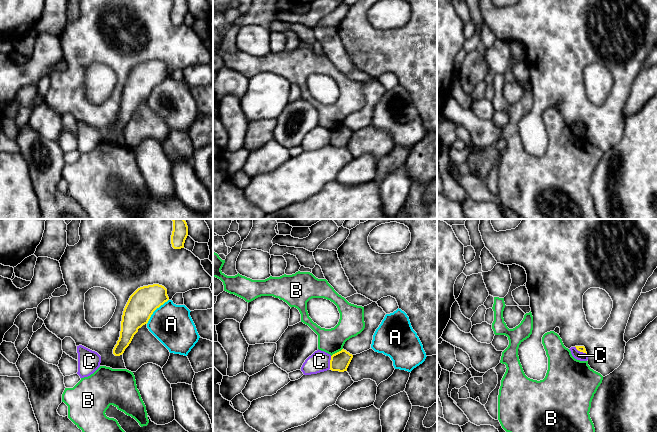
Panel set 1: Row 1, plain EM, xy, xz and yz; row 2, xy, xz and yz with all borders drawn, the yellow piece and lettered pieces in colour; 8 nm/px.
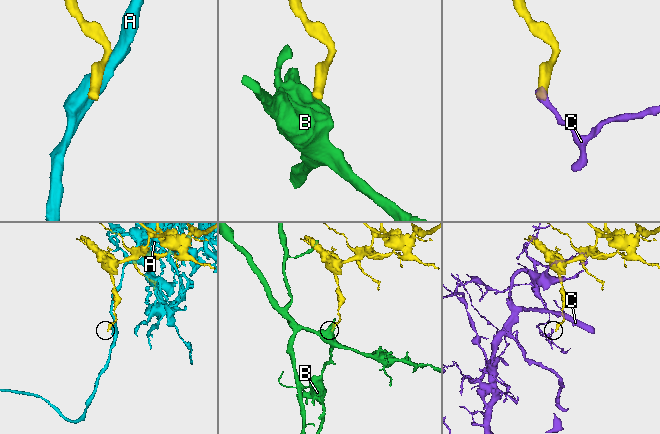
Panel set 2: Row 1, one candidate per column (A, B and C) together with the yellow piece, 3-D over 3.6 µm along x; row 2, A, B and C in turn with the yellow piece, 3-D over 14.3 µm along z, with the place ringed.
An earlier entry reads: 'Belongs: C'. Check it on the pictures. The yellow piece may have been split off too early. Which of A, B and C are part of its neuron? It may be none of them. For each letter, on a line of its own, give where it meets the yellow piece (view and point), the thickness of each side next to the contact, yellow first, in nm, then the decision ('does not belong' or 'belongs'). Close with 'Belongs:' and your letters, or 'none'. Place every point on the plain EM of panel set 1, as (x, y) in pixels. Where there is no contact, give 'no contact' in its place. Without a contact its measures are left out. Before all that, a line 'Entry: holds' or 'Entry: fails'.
Entry: fails
A: meets yellow in xy at (155, 85); 220 nm thick on the yellow side, 320 nm on the other; does not belong
B: meets yellow in xz at (337, 128); 150 nm thick on the yellow side, 200 nm on the other; does not belong
C: meets yellow in xz at (330, 138); 150 nm thick on the yellow side, 170 nm on the other; does not belong
Belongs: none

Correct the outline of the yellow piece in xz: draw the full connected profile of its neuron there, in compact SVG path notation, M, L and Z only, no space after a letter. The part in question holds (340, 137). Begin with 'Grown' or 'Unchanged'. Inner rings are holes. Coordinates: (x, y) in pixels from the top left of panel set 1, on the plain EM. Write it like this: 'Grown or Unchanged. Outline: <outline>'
Unchanged. Outline: M342 125L341 127L333 130L330 136L330 146L344 148L353 134L353 131Z

